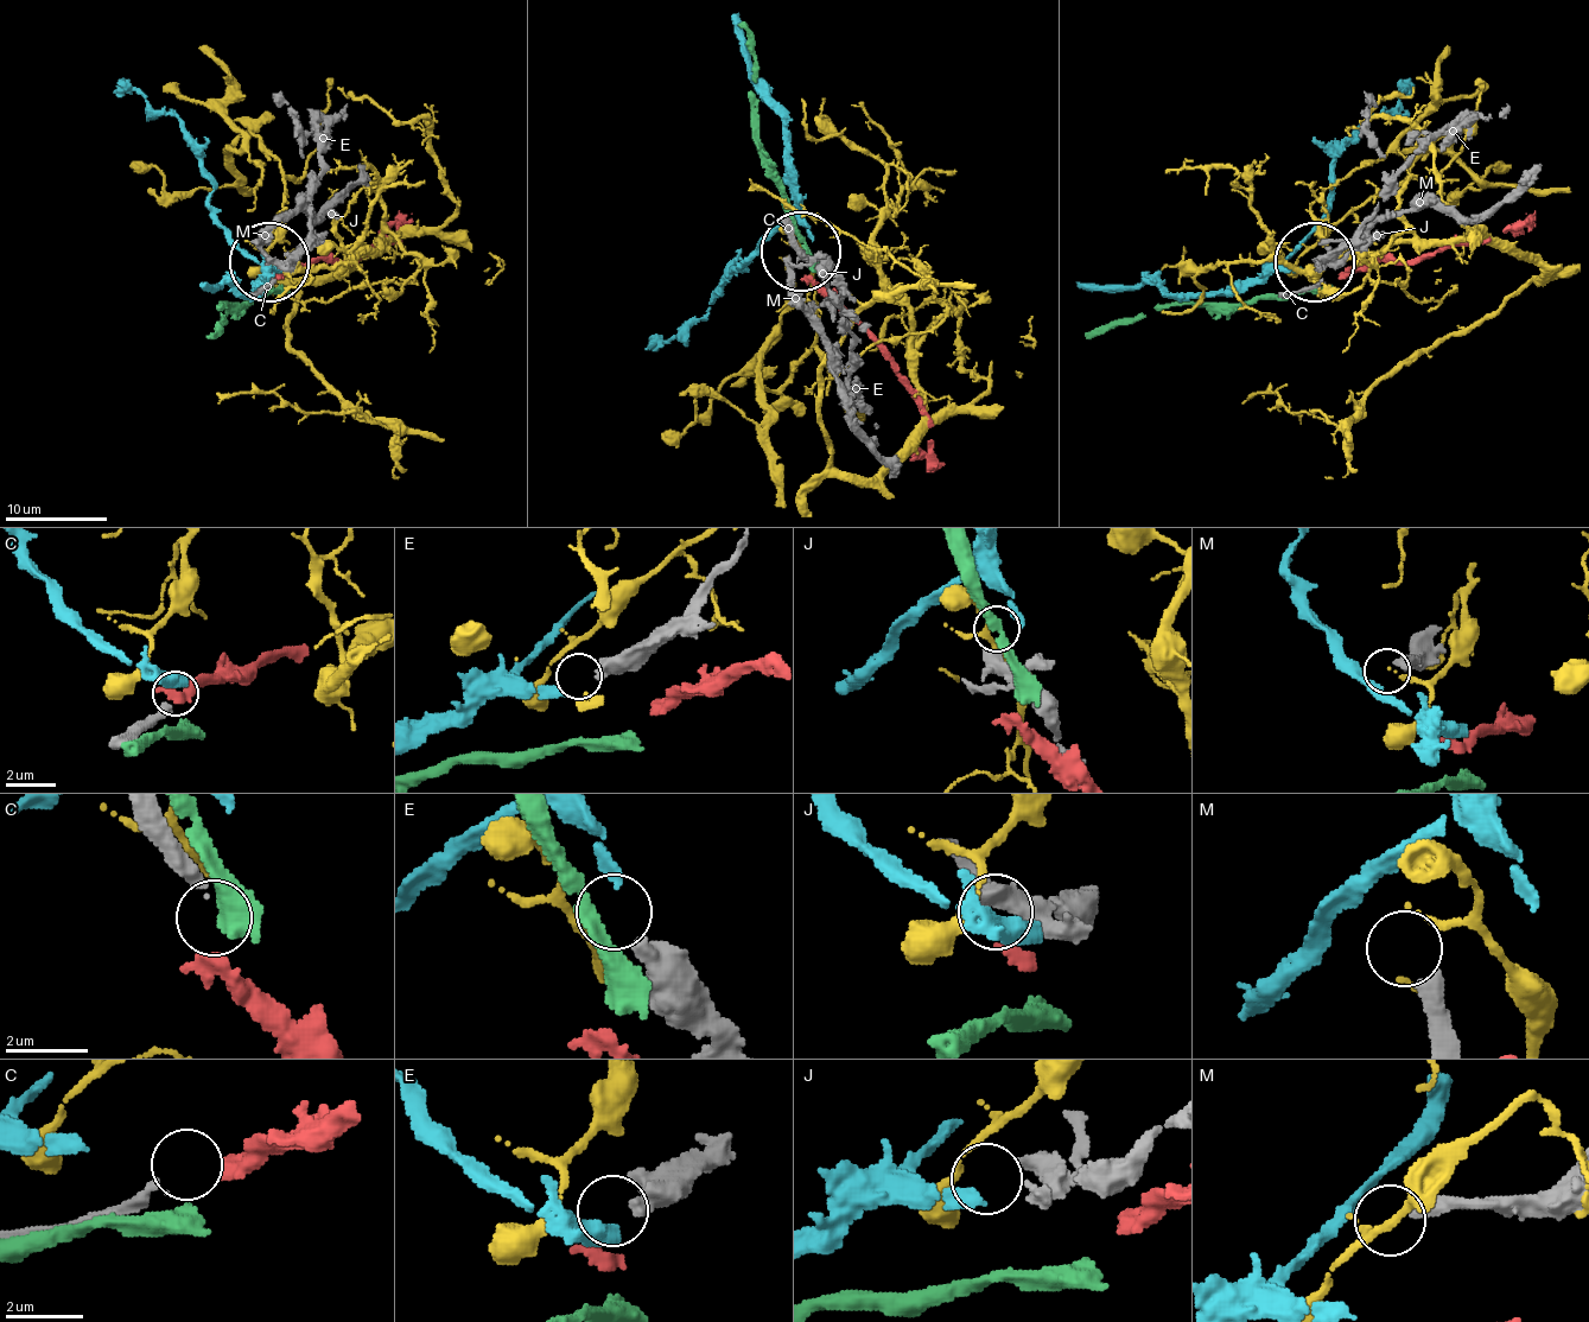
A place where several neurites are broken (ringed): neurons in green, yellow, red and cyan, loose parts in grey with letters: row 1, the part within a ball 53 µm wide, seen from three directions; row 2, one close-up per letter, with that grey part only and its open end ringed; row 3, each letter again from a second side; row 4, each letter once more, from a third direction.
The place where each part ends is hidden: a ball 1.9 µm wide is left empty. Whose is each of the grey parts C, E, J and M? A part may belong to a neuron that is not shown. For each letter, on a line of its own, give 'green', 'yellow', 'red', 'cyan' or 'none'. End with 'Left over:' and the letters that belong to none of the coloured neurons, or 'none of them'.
C: red
E: cyan
J: none
M: none
Left over: J, M

